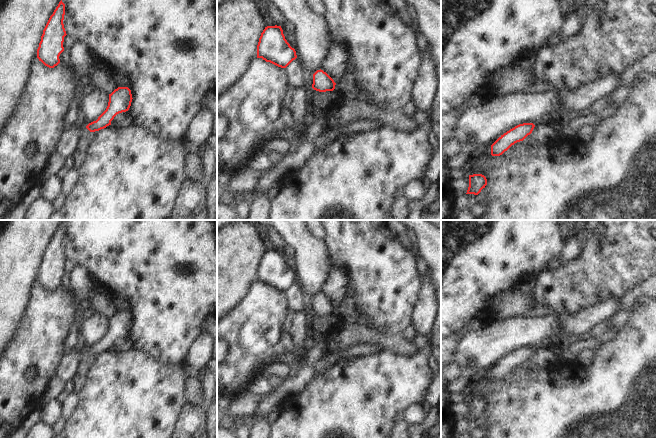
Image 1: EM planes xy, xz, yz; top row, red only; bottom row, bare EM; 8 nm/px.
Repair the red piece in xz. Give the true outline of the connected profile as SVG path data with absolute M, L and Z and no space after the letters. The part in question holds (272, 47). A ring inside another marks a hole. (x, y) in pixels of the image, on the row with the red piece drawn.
M267 26L257 45L257 58L278 67L286 68L297 58L296 51L285 39L281 26Z

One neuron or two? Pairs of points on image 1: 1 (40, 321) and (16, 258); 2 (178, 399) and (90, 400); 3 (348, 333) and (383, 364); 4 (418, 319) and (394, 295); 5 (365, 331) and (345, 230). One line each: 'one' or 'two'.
1: two
2: one
3: two
4: two
5: two

